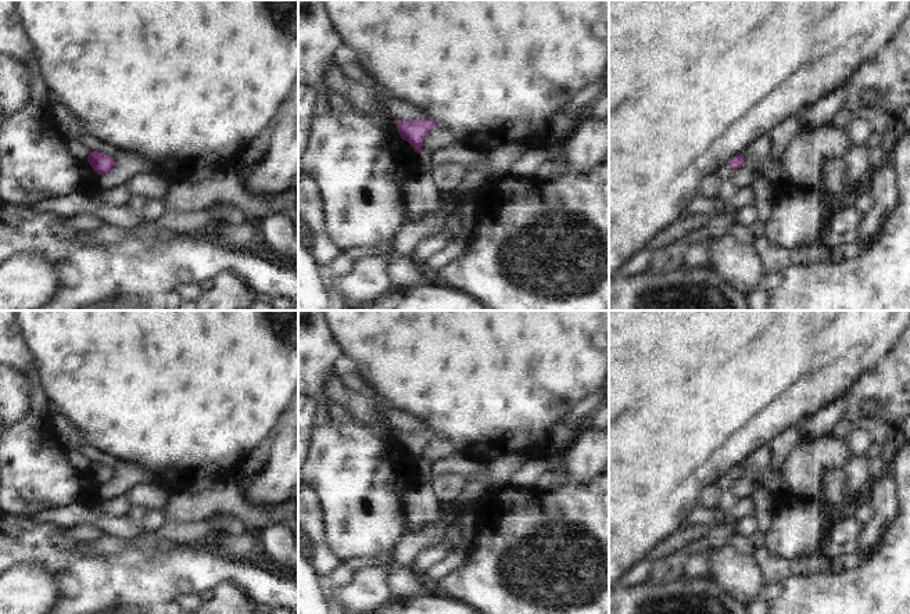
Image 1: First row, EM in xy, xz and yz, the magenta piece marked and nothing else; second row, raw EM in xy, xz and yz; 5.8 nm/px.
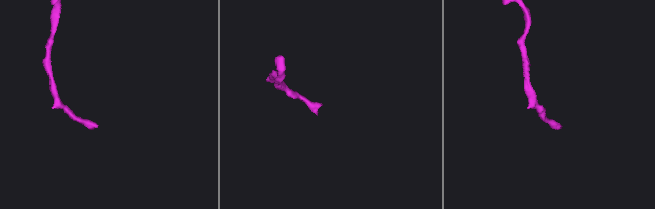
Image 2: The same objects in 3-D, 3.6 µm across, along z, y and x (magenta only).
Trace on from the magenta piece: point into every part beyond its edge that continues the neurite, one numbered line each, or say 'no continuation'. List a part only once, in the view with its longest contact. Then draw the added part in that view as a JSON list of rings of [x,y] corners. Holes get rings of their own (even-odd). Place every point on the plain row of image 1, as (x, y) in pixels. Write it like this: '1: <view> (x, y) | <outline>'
no continuation

